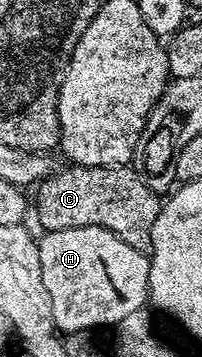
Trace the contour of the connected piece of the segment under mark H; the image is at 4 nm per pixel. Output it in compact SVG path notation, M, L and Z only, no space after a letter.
M96 226L46 232L43 237L38 240L40 274L44 274L44 290L48 290L48 298L52 298L52 318L56 322L59 332L63 334L69 334L69 332L86 332L89 328L102 328L105 324L117 326L121 320L128 318L128 314L140 310L147 303L150 294L150 257L147 253L140 250L132 250L132 246L128 246L128 242L124 242L116 234L112 234L108 230L97 228Z

